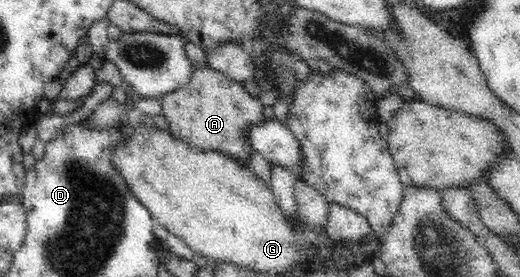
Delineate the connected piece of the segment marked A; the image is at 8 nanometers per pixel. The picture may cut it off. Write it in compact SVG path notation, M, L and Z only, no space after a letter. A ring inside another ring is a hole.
M195 66L192 80L185 87L176 89L174 92L168 93L162 99L162 110L160 113L166 119L169 132L180 140L185 140L189 144L189 148L197 148L201 152L219 152L225 154L229 159L233 159L241 167L251 168L251 153L253 149L251 137L251 129L265 123L269 118L263 115L263 103L257 97L251 97L239 82L227 77L224 73L214 70L213 68L202 68Z

